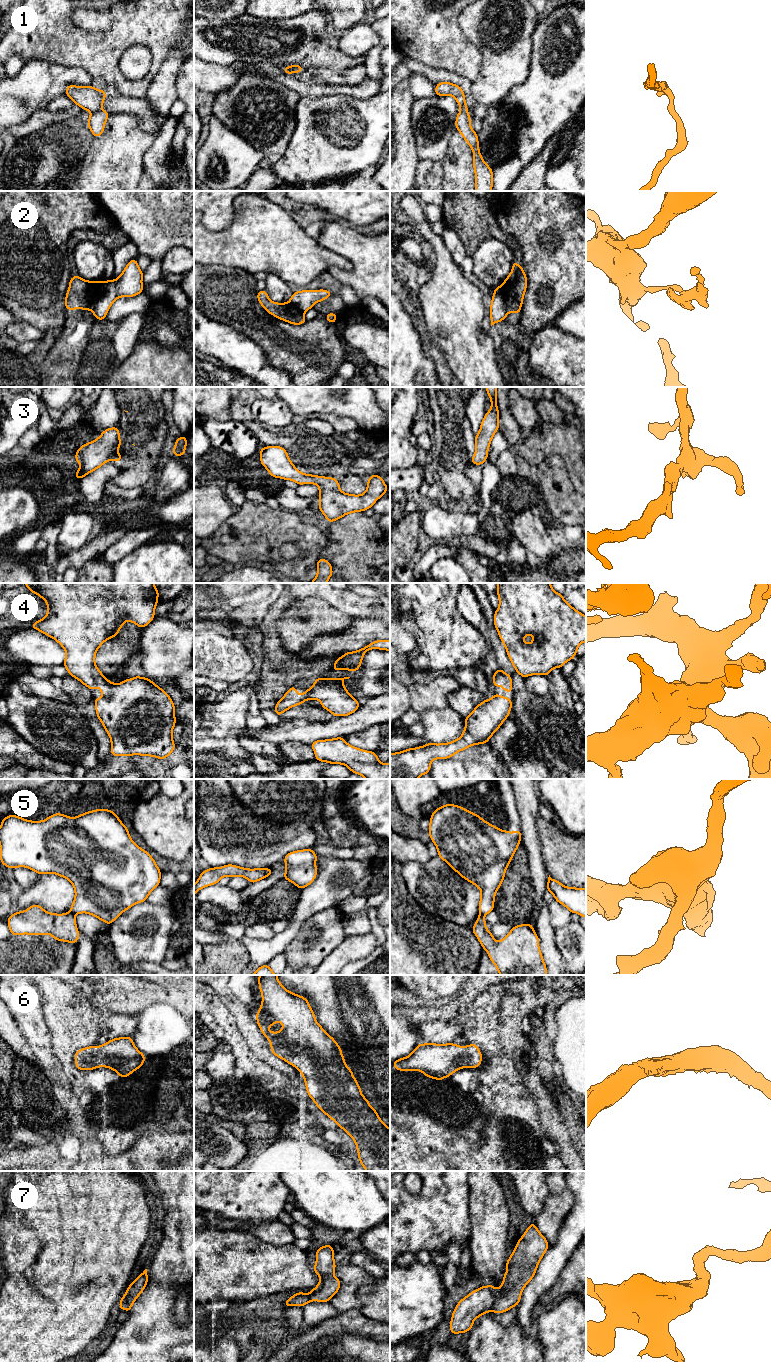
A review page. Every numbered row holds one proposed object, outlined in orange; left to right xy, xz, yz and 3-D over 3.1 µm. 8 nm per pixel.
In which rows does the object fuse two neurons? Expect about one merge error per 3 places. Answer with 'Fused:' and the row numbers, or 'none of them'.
Fused: 1, 2, 5

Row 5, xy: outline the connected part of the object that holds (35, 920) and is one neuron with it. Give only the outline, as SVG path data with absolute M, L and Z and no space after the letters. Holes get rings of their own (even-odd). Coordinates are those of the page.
M38 904L10 915L7 924L13 936L50 934L55 940L73 944L80 936L74 914L49 913Z

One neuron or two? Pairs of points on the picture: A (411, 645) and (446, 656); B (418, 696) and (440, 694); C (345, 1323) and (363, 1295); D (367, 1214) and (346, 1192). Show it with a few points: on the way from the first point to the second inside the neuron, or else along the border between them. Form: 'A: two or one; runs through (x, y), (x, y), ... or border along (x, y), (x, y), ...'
A: two; border along (404, 627), (413, 635), (417, 643), (417, 650)
B: one; runs through (423, 696), (435, 694)
C: two; border along (340, 1312), (359, 1310), (364, 1315), (375, 1320)
D: one; runs through (361, 1208), (349, 1198)

